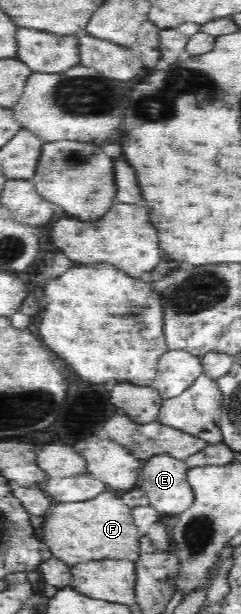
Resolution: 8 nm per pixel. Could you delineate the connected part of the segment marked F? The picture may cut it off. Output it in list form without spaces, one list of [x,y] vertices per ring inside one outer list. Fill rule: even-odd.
[[[107,490],[89,498],[89,501],[77,503],[53,501],[51,513],[46,515],[47,519],[42,523],[42,542],[47,545],[54,558],[65,562],[68,566],[101,558],[133,562],[138,556],[139,530],[134,524],[131,510],[132,507],[129,507],[119,496]],[[77,531],[79,531],[79,541],[75,541]]]

